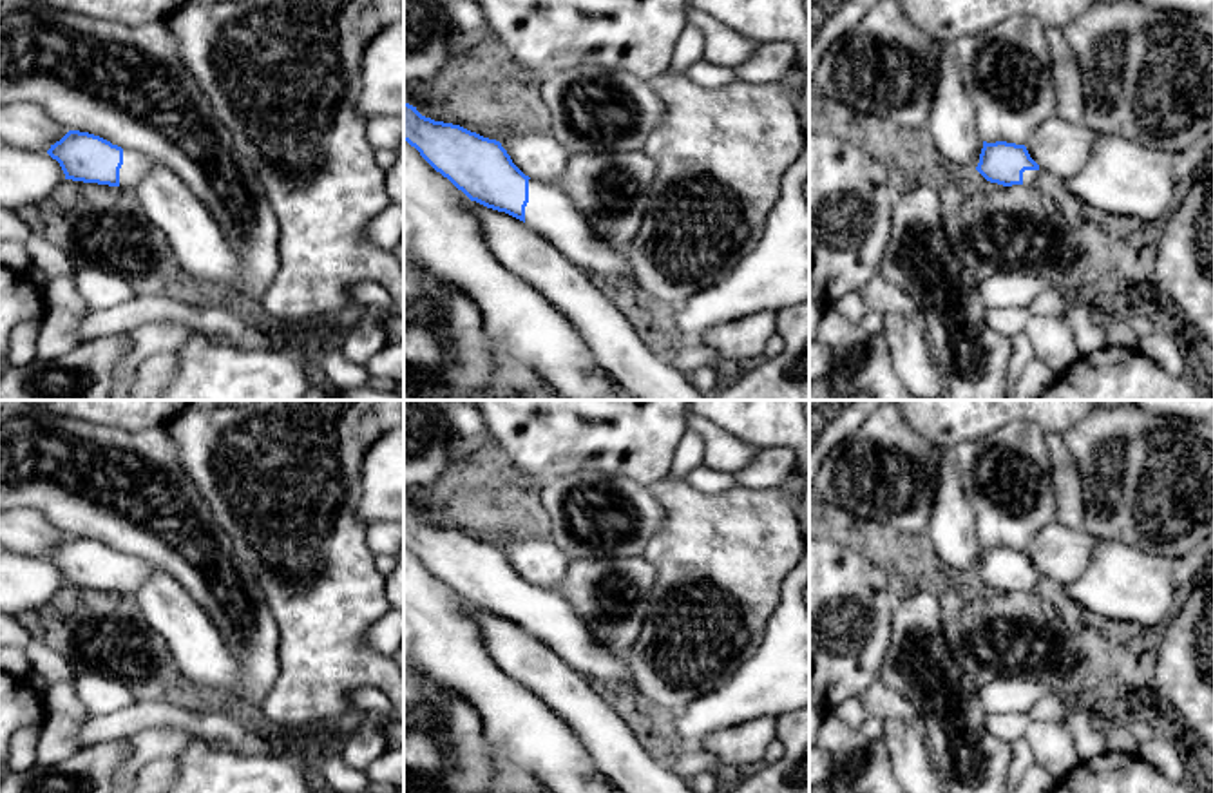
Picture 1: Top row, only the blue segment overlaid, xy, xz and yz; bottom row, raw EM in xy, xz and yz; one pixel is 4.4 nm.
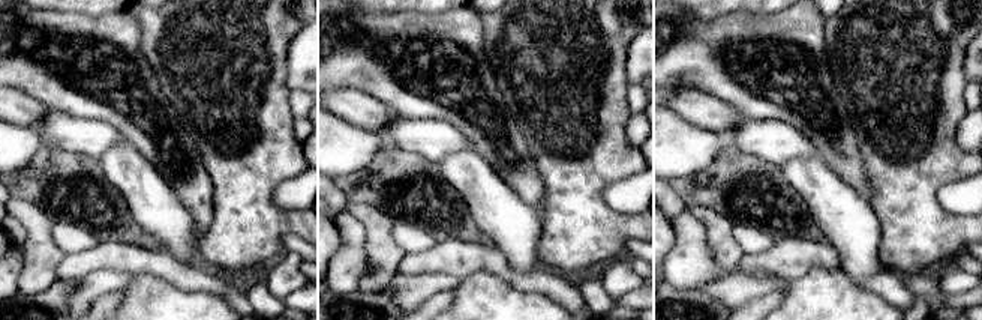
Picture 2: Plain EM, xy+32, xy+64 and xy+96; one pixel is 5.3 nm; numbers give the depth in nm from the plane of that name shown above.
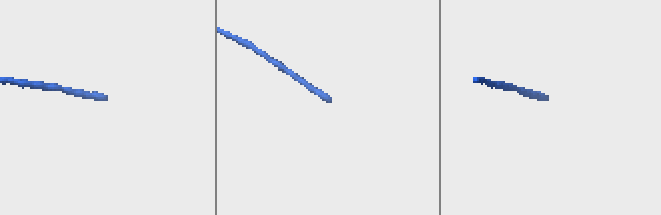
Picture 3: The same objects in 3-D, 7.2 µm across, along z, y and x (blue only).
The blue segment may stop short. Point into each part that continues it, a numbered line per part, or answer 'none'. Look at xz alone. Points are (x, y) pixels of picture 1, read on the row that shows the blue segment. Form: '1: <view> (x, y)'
1: xz (551, 214)

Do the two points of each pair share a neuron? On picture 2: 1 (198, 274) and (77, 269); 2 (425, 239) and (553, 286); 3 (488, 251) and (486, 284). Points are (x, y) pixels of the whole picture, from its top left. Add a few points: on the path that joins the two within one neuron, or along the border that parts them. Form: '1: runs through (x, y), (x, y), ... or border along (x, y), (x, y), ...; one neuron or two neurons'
1: runs through (168, 268), (156, 260), (107, 259); one neuron
2: border along (434, 245), (407, 253); two neurons
3: border along (462, 278), (488, 271), (517, 287); two neurons

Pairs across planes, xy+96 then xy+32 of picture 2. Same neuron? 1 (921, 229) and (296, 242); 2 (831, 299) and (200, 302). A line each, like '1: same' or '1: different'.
1: different
2: same

